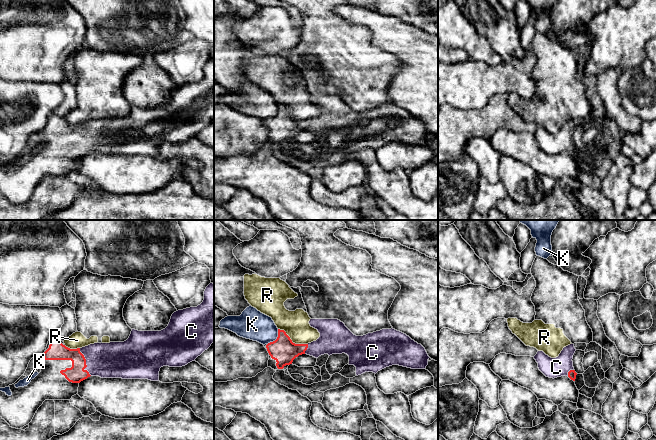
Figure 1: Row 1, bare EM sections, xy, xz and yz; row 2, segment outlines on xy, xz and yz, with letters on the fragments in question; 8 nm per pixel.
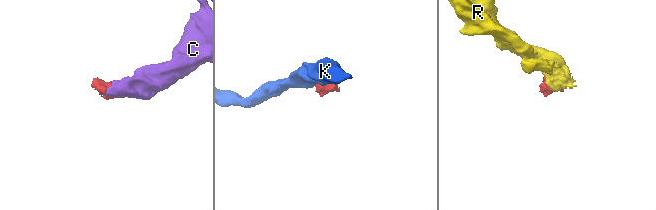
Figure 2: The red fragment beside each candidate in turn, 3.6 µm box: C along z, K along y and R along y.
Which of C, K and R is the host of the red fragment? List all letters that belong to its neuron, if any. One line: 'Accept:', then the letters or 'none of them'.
Accept: C

